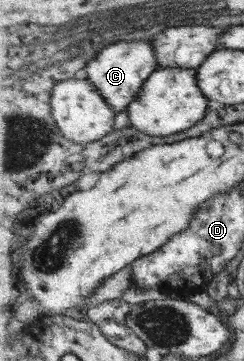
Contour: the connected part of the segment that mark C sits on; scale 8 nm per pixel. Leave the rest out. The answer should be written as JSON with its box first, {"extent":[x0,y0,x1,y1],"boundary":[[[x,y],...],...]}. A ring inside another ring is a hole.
{"extent":[85,43,160,112],"boundary":[[[121,43],[108,46],[85,68],[87,79],[103,94],[107,103],[117,112],[124,112],[136,100],[139,90],[150,75],[160,68],[155,50],[148,43]]]}

